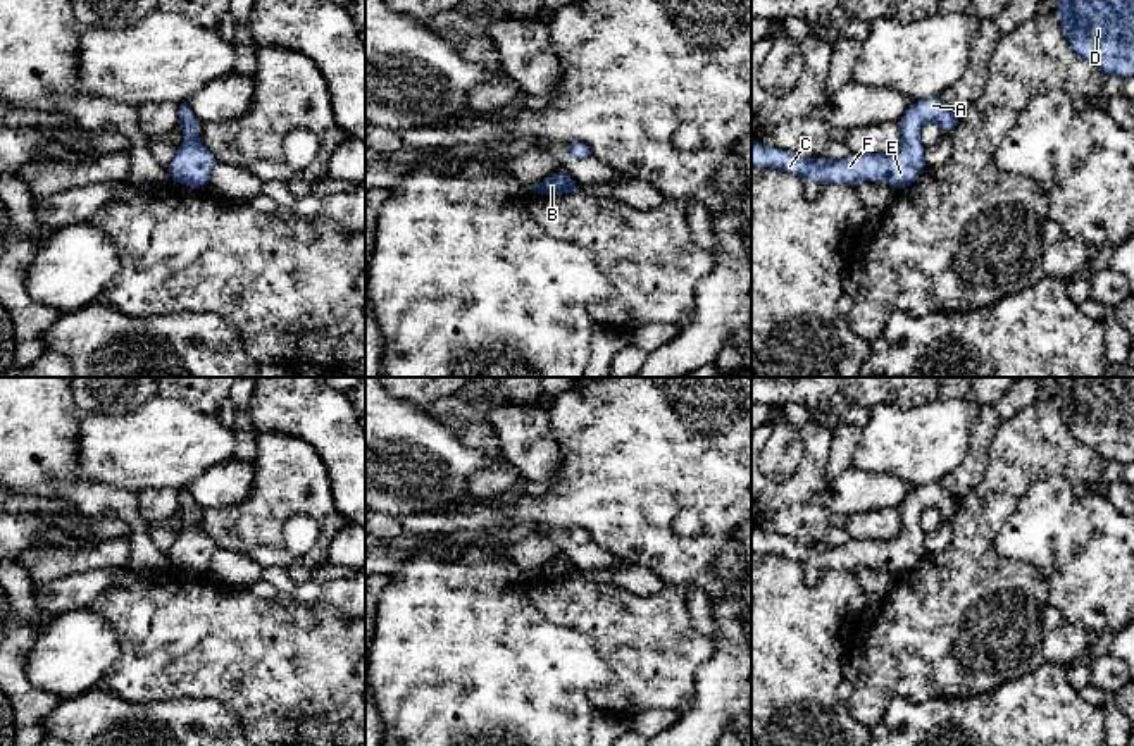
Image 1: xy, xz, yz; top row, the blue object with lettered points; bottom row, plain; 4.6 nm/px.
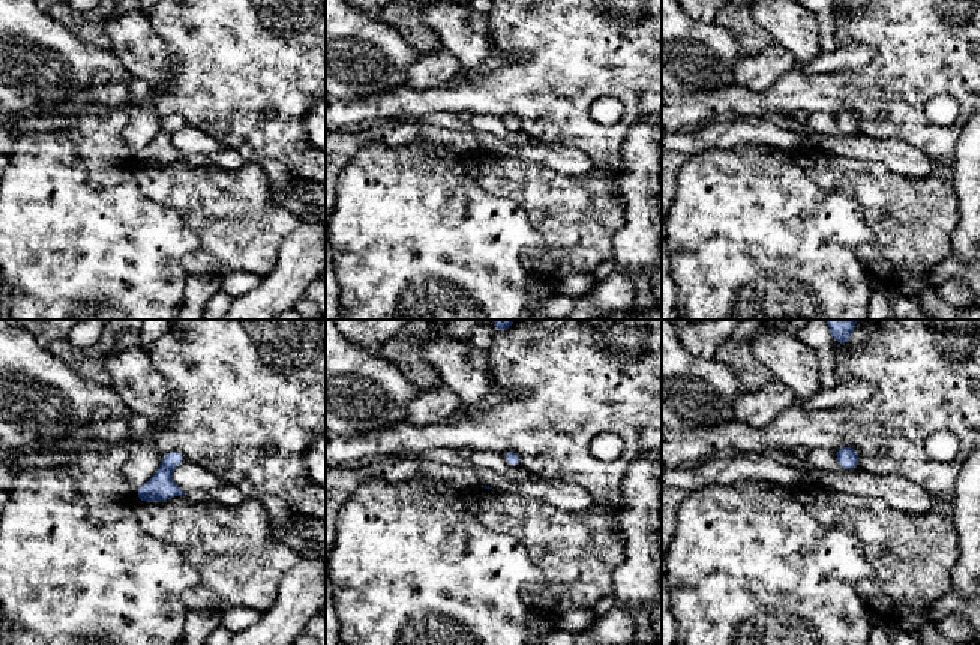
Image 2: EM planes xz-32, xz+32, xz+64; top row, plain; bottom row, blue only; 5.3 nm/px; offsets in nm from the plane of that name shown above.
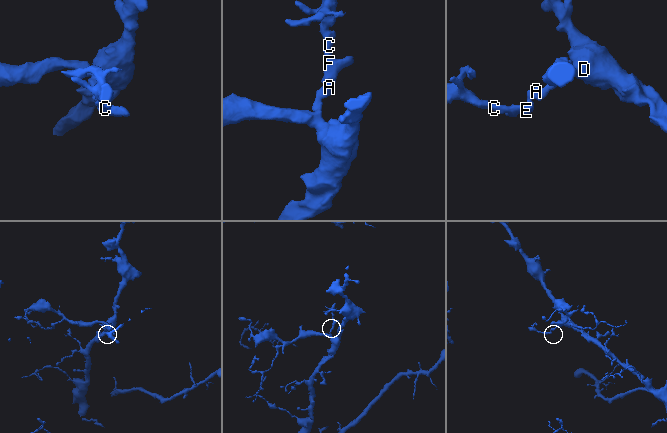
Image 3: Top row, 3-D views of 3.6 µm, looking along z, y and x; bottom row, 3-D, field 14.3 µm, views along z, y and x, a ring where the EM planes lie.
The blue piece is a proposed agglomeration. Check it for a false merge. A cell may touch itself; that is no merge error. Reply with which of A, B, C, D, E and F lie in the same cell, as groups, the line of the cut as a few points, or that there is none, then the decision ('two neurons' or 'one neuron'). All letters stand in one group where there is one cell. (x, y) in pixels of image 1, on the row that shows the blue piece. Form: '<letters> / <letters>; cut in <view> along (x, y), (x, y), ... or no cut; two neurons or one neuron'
A B C D E F; no cut; one neuron

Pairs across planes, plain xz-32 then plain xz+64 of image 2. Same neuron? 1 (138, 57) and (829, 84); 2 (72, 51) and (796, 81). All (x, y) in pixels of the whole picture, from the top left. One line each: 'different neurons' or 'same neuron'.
1: different neurons
2: different neurons

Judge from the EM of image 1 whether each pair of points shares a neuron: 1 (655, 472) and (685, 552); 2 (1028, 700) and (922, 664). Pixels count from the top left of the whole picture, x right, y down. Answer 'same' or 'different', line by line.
1: same
2: different

